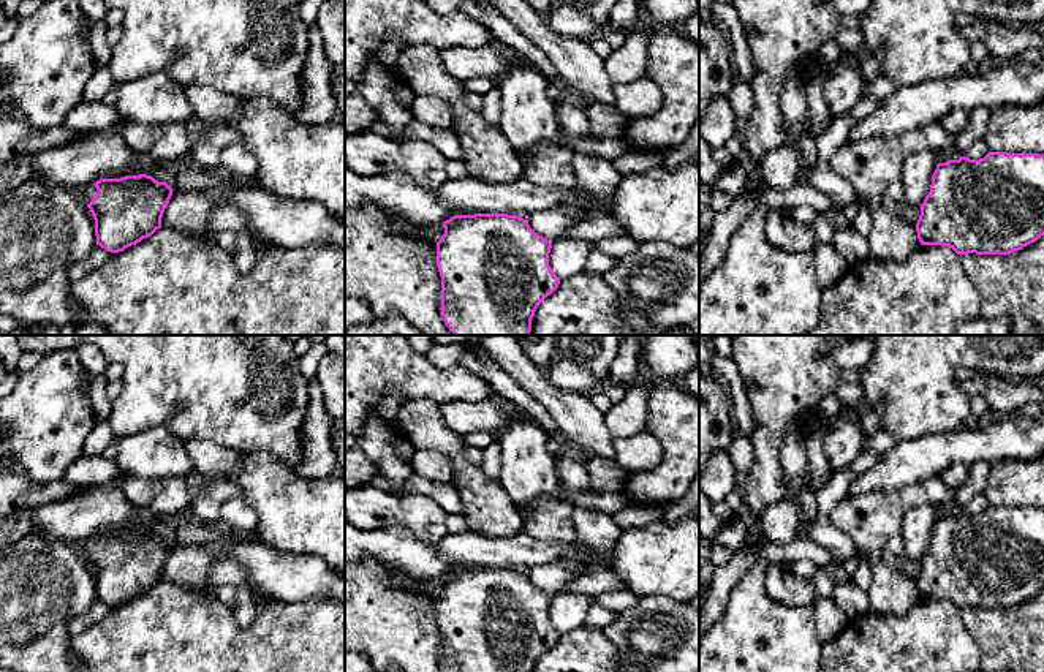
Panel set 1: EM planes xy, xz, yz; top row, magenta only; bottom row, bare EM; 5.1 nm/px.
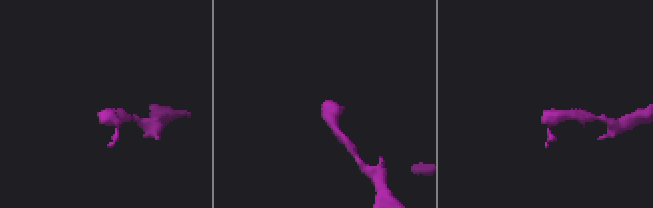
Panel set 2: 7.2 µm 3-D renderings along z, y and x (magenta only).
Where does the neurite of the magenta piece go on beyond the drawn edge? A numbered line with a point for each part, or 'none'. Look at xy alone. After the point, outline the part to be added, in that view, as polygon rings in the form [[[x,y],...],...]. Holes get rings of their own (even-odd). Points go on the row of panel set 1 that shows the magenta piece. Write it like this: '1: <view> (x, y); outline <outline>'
1: xy (87, 193); outline [[[92,183],[92,185],[87,185],[85,188],[82,188],[79,191],[79,198],[84,201],[84,204],[89,204],[95,194],[98,193],[96,187]]]

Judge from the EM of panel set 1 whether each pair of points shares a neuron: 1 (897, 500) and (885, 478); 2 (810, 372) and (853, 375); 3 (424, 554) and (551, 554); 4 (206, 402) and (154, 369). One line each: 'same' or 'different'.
1: different
2: different
3: same
4: same

